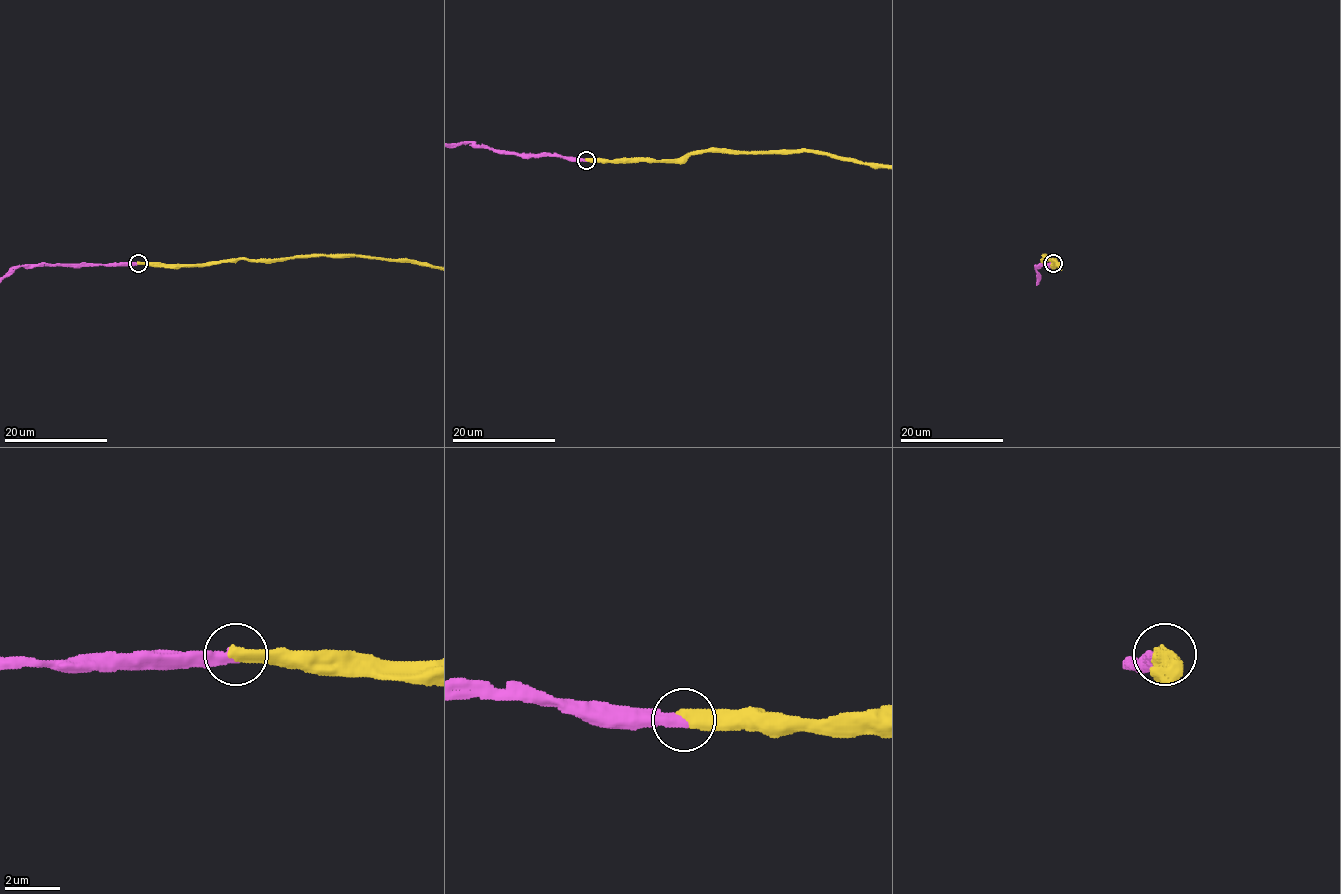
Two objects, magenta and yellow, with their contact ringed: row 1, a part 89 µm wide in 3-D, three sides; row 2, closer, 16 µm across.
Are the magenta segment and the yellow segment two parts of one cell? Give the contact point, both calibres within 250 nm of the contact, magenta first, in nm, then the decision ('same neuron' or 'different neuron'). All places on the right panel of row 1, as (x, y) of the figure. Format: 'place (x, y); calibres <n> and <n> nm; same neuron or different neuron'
place (1053, 263); calibres 440 and 550 nm; same neuron

